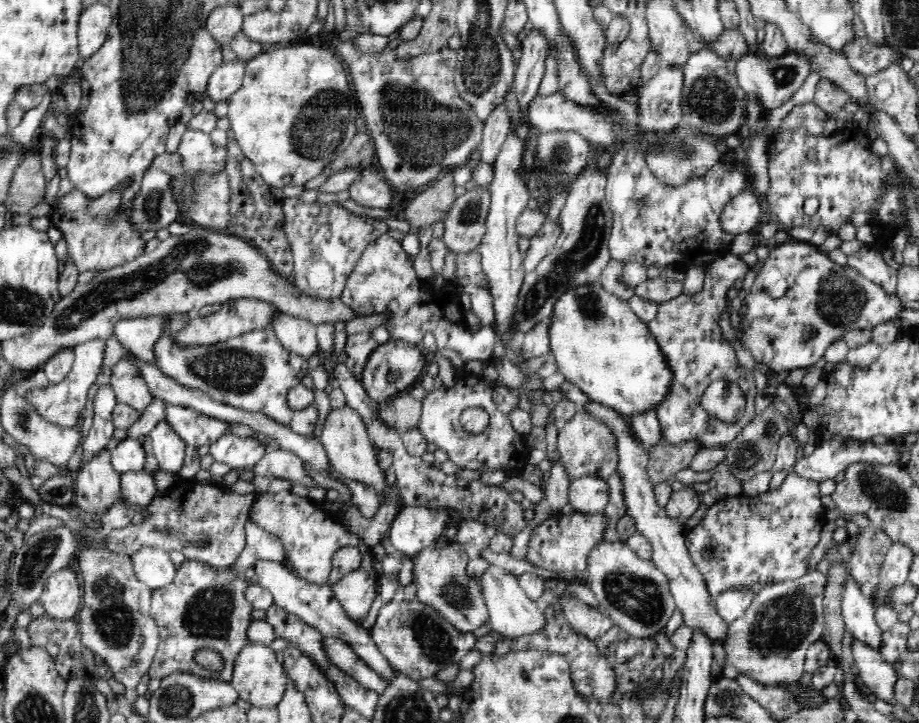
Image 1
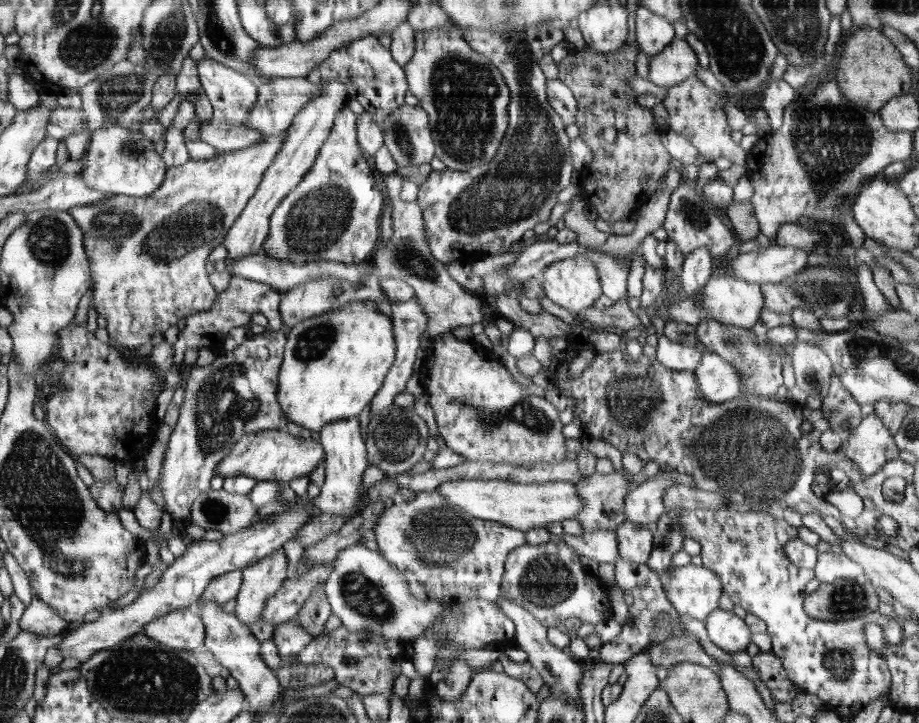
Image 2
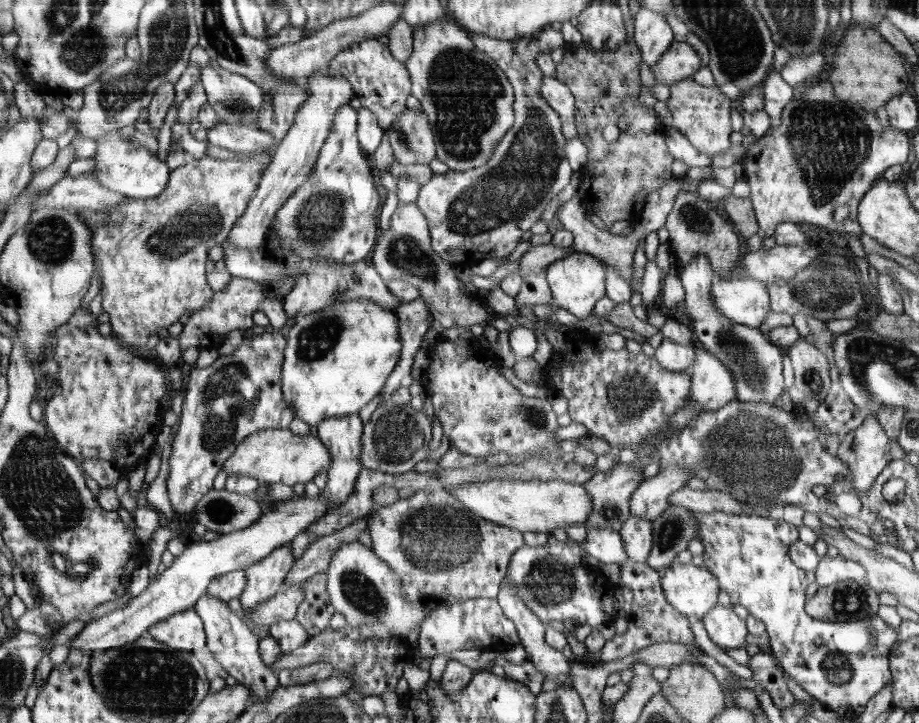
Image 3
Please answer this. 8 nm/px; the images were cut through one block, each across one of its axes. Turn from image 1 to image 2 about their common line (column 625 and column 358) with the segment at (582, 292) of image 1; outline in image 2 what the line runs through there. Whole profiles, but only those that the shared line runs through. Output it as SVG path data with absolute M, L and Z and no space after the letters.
M352 301L338 309L302 320L287 335L283 364L279 371L280 409L286 417L319 432L324 424L335 420L358 417L365 406L380 391L387 373L396 360L395 328L390 314L382 313L370 301Z

